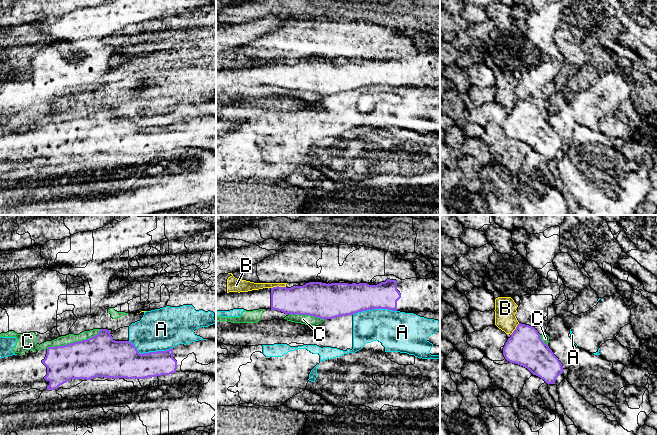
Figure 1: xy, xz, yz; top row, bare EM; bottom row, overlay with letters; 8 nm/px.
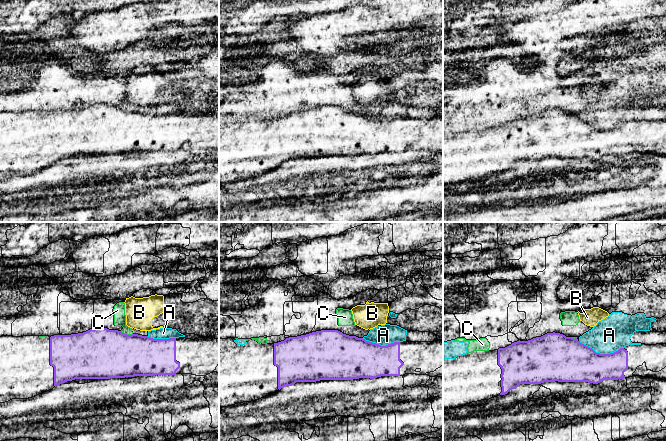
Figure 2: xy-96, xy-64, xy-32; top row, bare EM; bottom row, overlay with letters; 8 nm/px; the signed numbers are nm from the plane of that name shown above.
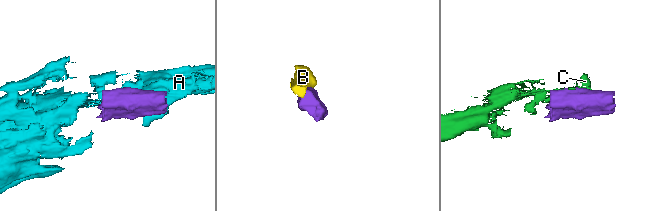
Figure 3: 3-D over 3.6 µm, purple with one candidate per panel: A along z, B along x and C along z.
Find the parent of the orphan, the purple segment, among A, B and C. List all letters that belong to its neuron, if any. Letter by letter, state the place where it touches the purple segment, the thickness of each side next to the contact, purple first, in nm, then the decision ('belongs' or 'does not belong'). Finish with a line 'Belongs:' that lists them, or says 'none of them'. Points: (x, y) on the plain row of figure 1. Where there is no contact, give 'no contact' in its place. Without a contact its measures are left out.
A: meets purple in xy at (150, 128); 300 nm thick on the purple side, 340 nm on the other; does not belong
B: meets purple in xz at (278, 62); 240 nm thick on the purple side, 80 nm on the other; does not belong
C: meets purple in xy at (74, 118); 340 nm thick on the purple side, 80 nm on the other; belongs
Belongs: C

